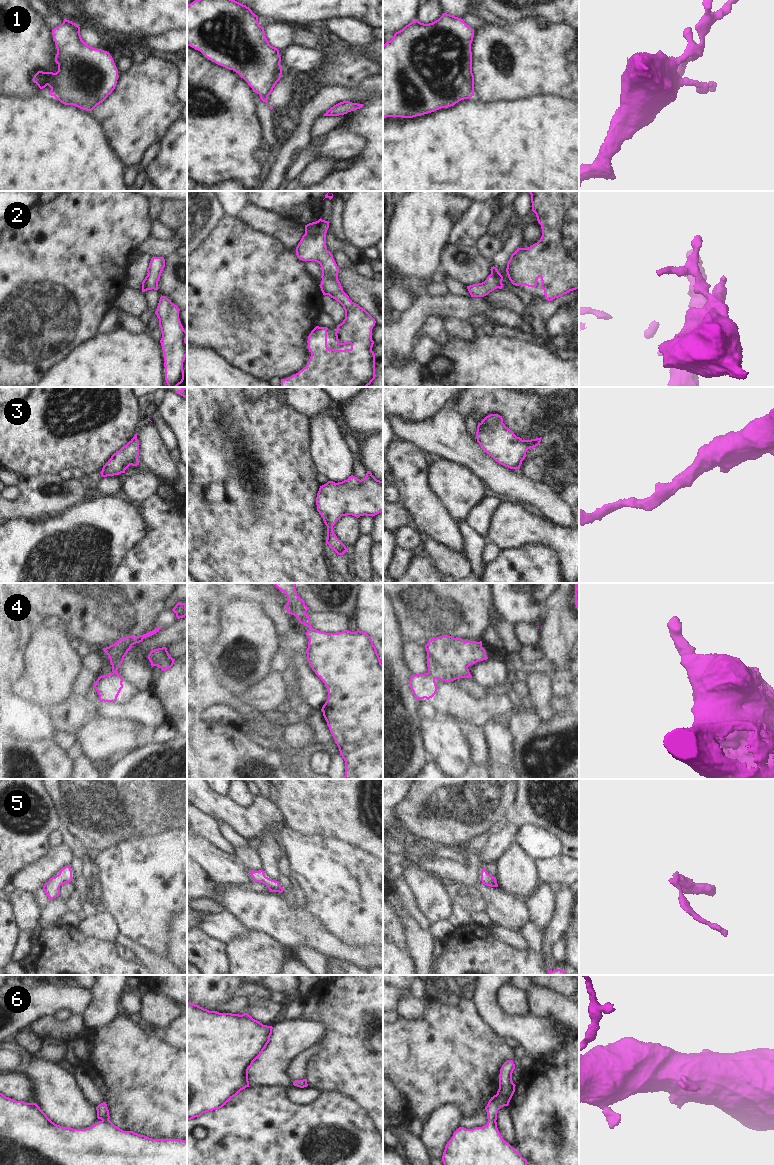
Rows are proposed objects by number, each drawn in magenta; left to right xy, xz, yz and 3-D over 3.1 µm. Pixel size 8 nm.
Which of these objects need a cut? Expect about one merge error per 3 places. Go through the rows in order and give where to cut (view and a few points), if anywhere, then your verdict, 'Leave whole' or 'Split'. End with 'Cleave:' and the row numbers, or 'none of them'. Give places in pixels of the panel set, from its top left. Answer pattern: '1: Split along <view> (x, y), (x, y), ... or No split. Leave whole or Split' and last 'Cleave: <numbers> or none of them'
1: No split. Leave whole
2: No split. Leave whole
3: No split. Leave whole
4: Split along yz (428, 672), (435, 678). Split
5: No split. Leave whole
6: No split. Leave whole
Cleave: 4.

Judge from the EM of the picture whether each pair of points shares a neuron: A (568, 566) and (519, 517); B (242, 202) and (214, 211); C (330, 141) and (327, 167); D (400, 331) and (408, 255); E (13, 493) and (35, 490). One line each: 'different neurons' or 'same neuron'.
A: same neuron
B: different neurons
C: different neurons
D: different neurons
E: different neurons

